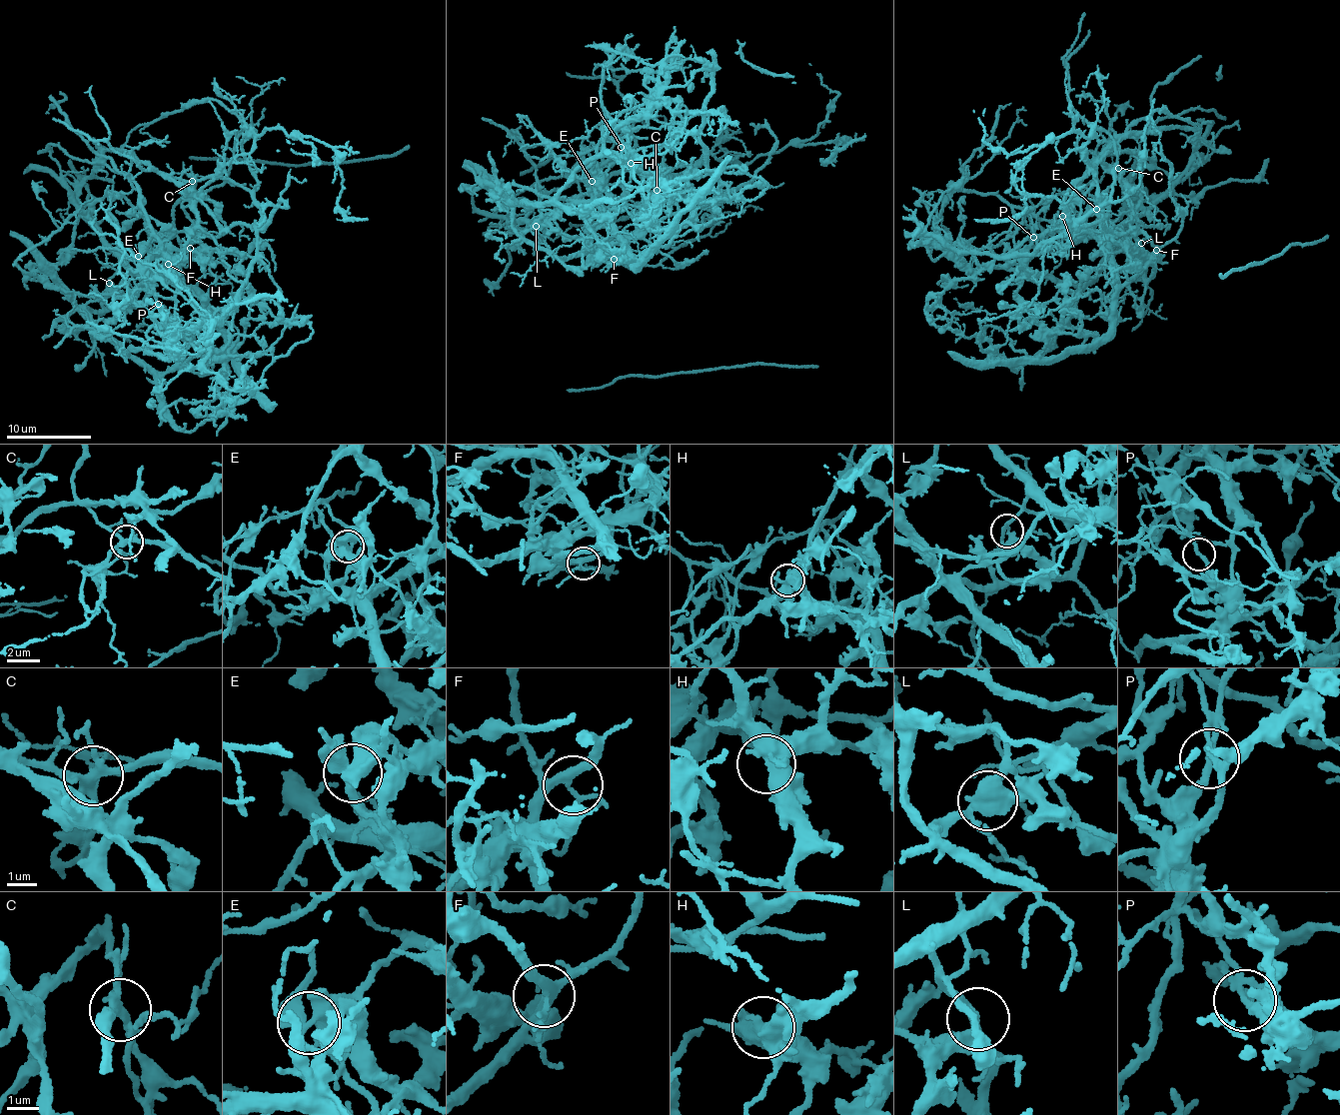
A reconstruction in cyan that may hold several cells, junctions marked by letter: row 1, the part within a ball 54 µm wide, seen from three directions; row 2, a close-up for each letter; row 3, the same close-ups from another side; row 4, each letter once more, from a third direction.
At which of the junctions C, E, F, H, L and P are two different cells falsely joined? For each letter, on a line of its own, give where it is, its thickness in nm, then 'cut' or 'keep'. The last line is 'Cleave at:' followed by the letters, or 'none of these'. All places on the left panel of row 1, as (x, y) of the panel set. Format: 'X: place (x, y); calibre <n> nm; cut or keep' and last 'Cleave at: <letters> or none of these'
C: place (192, 181); calibre 260 nm; cut
E: place (138, 256); calibre 380 nm; cut
F: place (190, 248); calibre 260 nm; keep
H: place (168, 264); calibre 500 nm; keep
L: place (109, 283); calibre 300 nm; cut
P: place (158, 304); calibre 200 nm; cut
Cleave at: C, E, L, P

